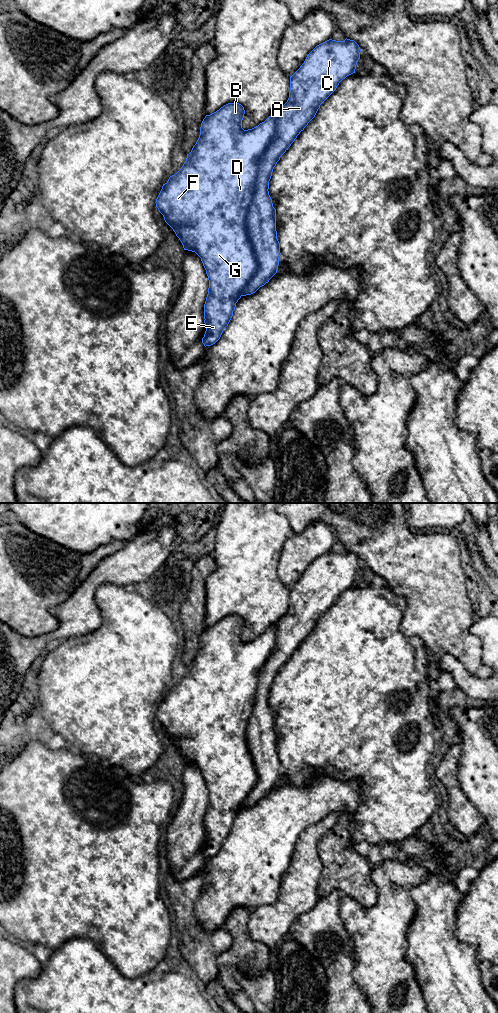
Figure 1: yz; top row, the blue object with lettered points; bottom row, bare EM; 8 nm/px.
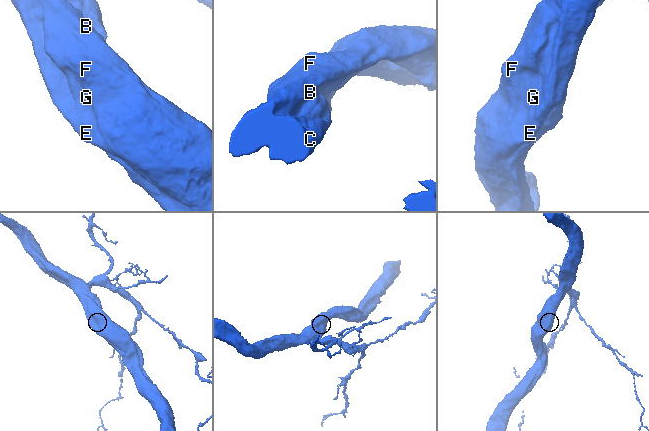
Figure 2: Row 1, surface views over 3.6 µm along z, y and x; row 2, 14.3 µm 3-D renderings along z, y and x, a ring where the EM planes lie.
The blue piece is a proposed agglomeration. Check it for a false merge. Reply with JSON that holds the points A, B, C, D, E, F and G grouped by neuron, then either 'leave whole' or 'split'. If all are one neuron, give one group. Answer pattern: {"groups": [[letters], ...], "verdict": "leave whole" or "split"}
{"groups": [["A", "B", "C", "D", "E", "F", "G"]], "verdict": "leave whole"}

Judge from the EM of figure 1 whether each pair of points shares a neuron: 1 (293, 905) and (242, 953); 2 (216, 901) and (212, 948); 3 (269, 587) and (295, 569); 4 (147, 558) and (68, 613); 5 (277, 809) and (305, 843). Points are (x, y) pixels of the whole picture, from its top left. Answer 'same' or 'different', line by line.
1: different
2: different
3: different
4: same
5: different

